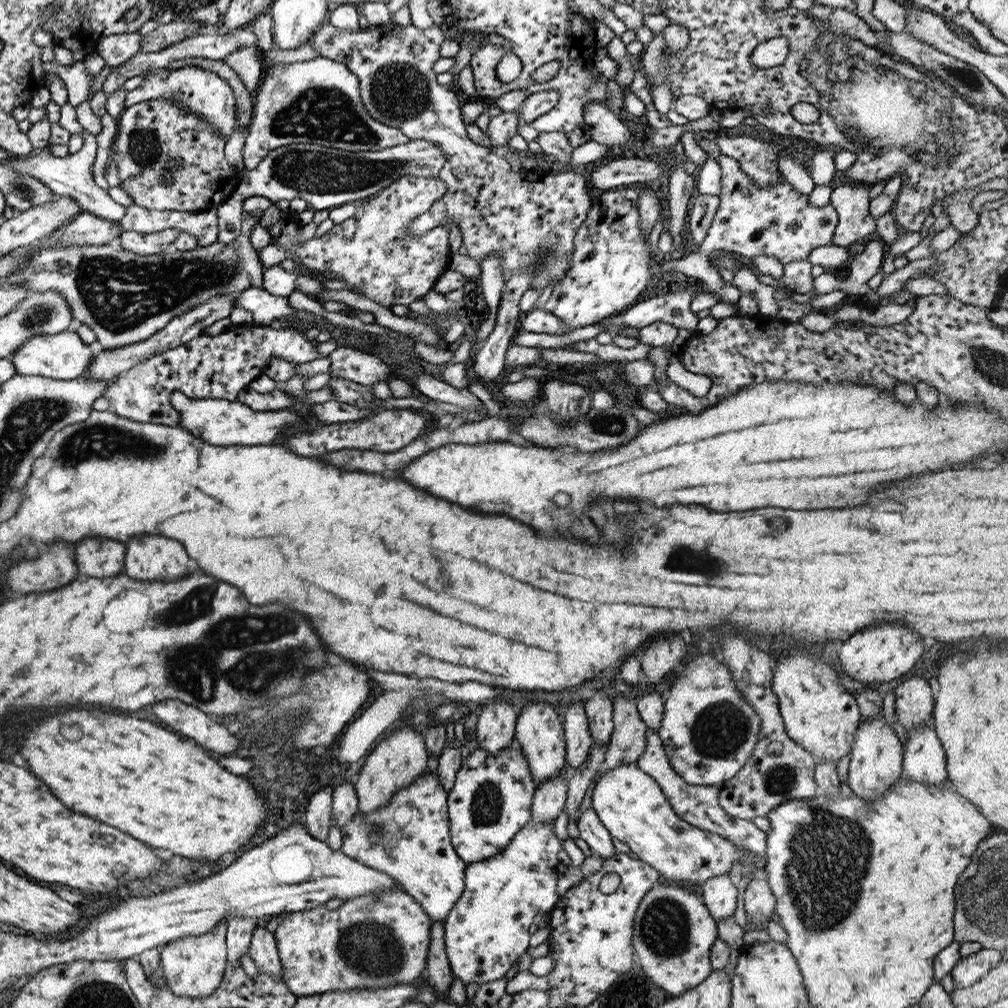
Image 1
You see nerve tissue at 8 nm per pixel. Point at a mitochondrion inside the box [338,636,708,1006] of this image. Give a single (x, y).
(665, 928)

